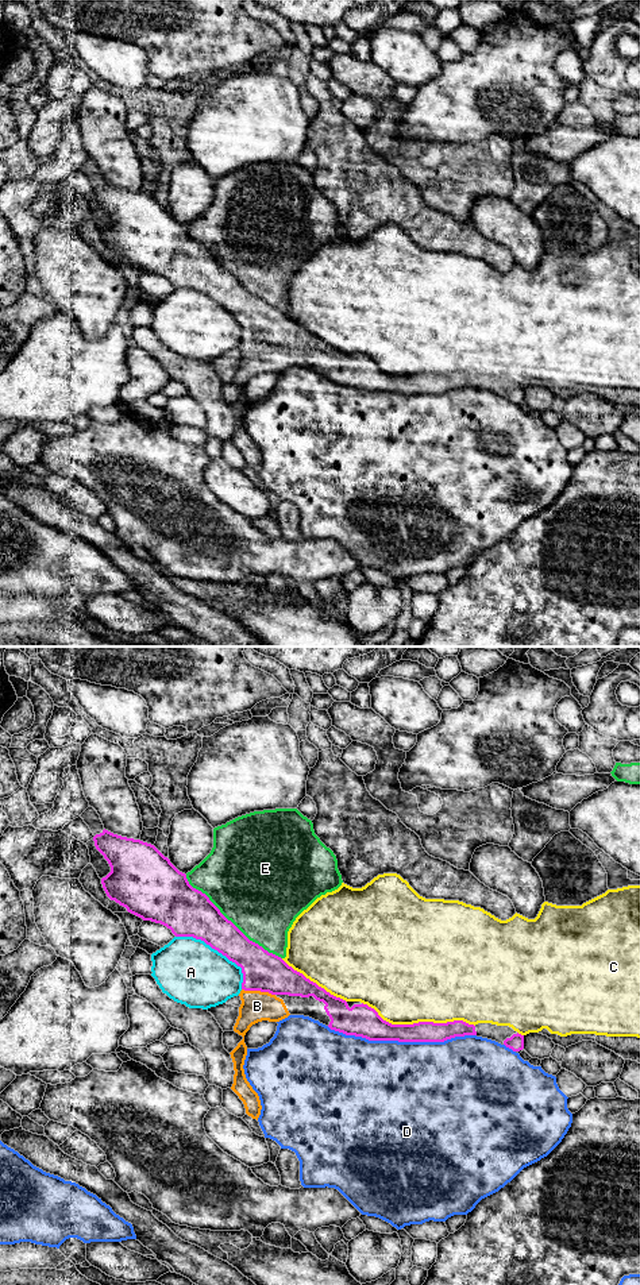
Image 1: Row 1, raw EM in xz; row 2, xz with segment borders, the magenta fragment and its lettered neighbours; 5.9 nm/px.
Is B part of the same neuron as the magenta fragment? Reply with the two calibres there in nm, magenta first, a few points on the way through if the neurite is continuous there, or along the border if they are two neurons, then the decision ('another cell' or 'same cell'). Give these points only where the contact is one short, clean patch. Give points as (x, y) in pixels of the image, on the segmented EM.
240/180 nm | across xz (262, 971), (262, 981), (258, 990), (257, 1006) | same cell

